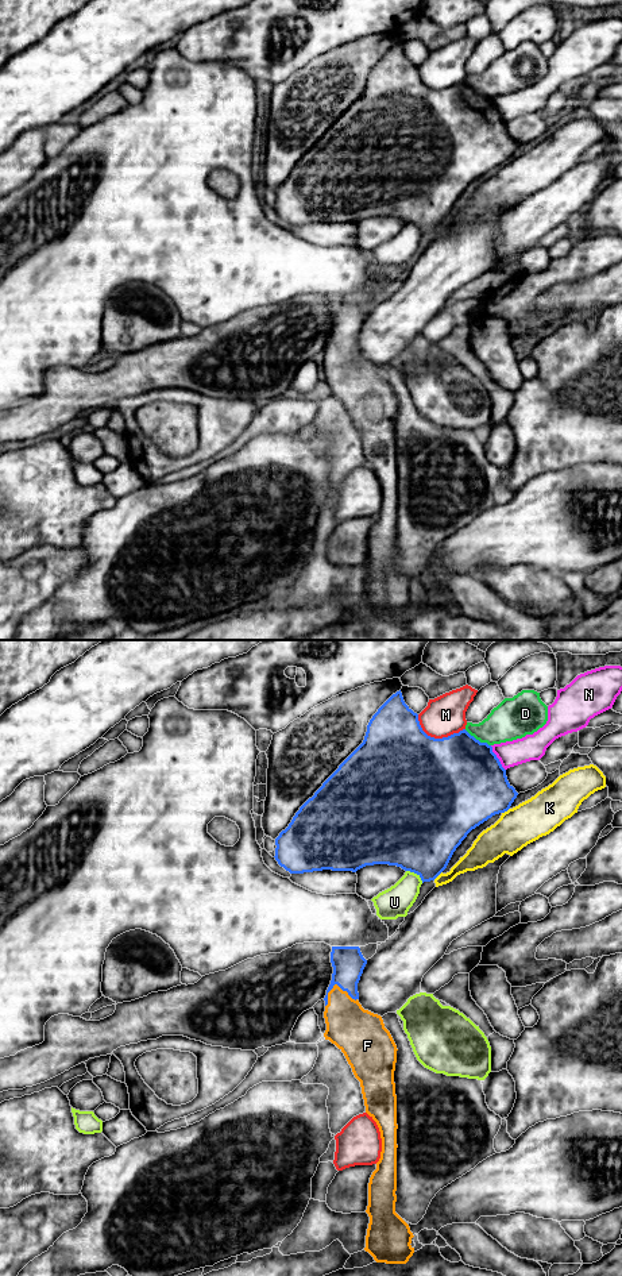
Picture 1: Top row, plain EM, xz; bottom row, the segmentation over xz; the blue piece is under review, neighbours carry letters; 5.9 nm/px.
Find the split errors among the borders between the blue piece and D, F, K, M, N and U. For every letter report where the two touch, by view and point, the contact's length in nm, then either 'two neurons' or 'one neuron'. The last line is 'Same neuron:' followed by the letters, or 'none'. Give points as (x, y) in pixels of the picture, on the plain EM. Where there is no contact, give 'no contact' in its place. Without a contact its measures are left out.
D: contact xz (478, 92); length 190 nm; two neurons
F: contact xz (335, 335); length 200 nm; one neuron
K: contact xz (437, 227); length 80 nm; two neurons
M: contact xz (436, 91); length 300 nm; two neurons
N: contact xz (497, 110); length 180 nm; two neurons
U: contact xz (416, 224); length 130 nm; two neurons
Same neuron: F

